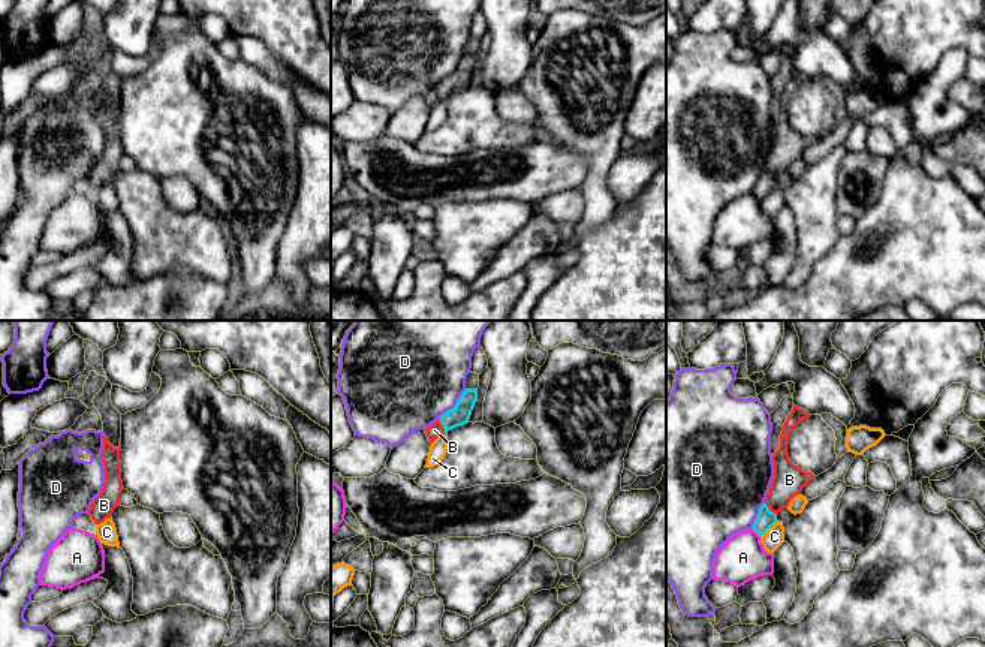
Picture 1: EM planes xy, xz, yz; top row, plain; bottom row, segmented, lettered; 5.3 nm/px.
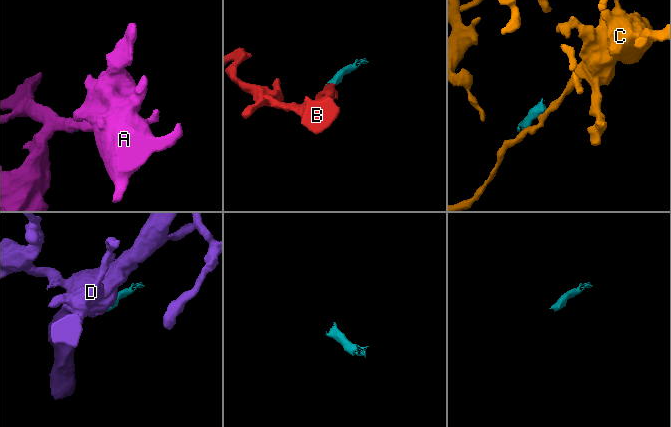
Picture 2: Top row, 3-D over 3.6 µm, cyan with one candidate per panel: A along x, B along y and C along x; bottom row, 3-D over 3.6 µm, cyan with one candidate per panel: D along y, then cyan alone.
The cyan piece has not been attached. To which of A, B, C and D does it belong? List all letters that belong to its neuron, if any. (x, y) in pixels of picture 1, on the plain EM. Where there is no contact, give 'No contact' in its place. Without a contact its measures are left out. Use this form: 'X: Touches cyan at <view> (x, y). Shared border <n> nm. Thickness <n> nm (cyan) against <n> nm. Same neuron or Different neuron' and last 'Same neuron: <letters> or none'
A: Touches cyan at yz (755, 195). Shared border 70 nm. Thickness 100 nm (cyan) against 240 nm. Different neuron
B: Touches cyan at xz (442, 89). Shared border 100 nm. Thickness 110 nm (cyan) against 80 nm. Same neuron
C: Touches cyan at yz (768, 193). Shared border 130 nm. Thickness 100 nm (cyan) against 100 nm. Different neuron
D: Touches cyan at xz (455, 71). Shared border 220 nm. Thickness 110 nm (cyan) against 460 nm. Different neuron
Same neuron: B

